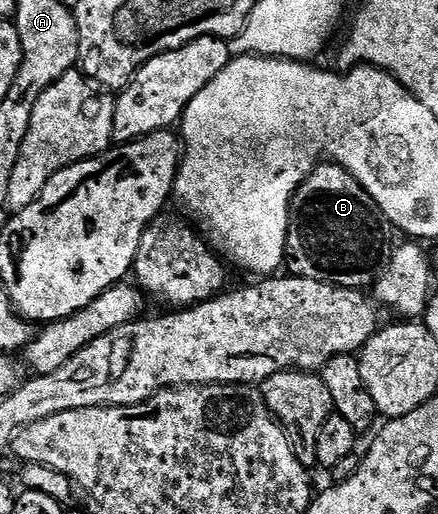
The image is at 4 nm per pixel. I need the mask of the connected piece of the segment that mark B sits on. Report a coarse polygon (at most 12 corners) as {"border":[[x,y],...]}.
{"border":[[340,164],[292,196],[286,268],[368,290],[392,223]]}

